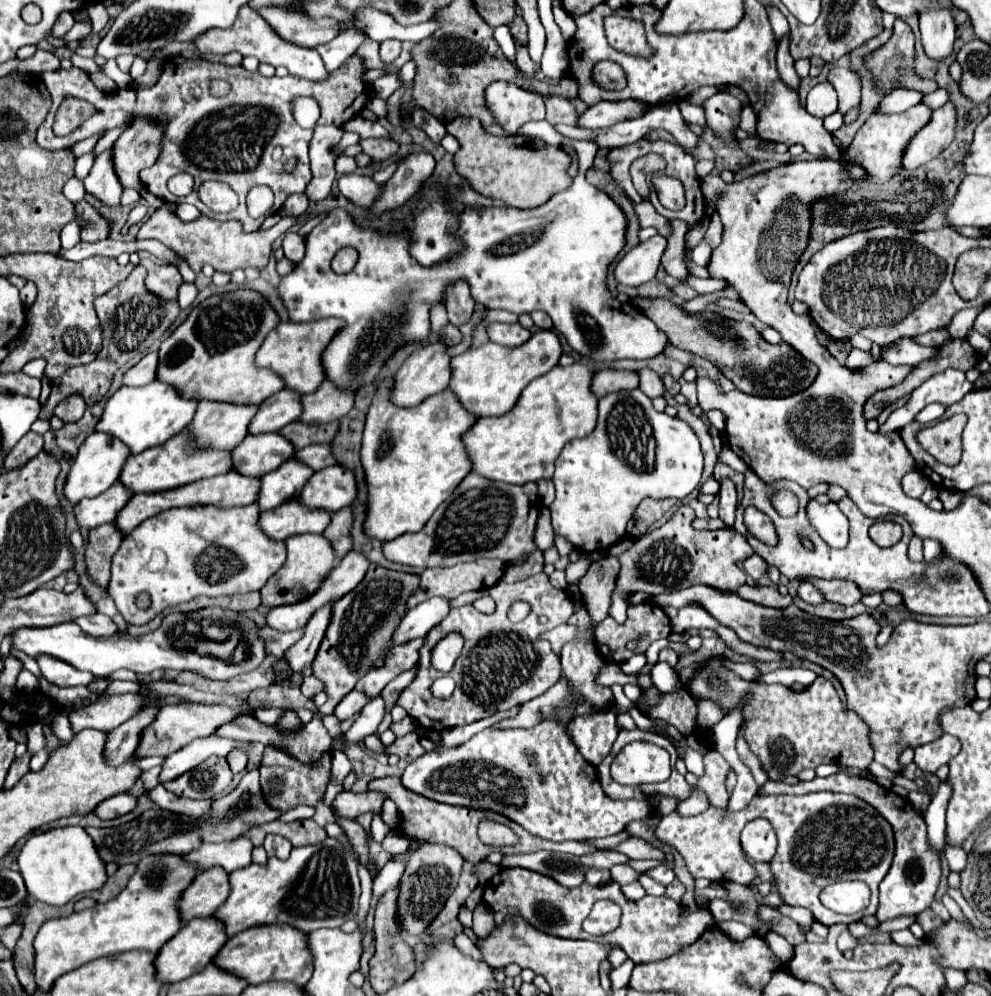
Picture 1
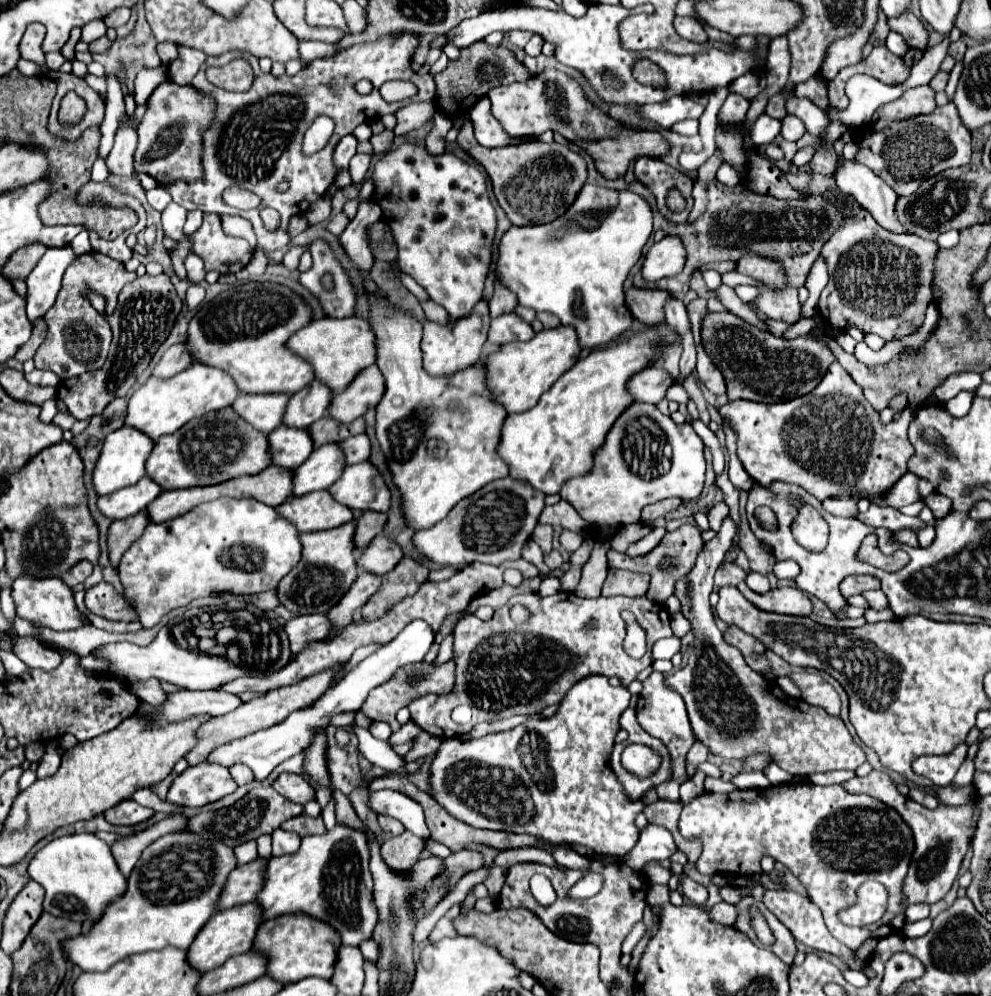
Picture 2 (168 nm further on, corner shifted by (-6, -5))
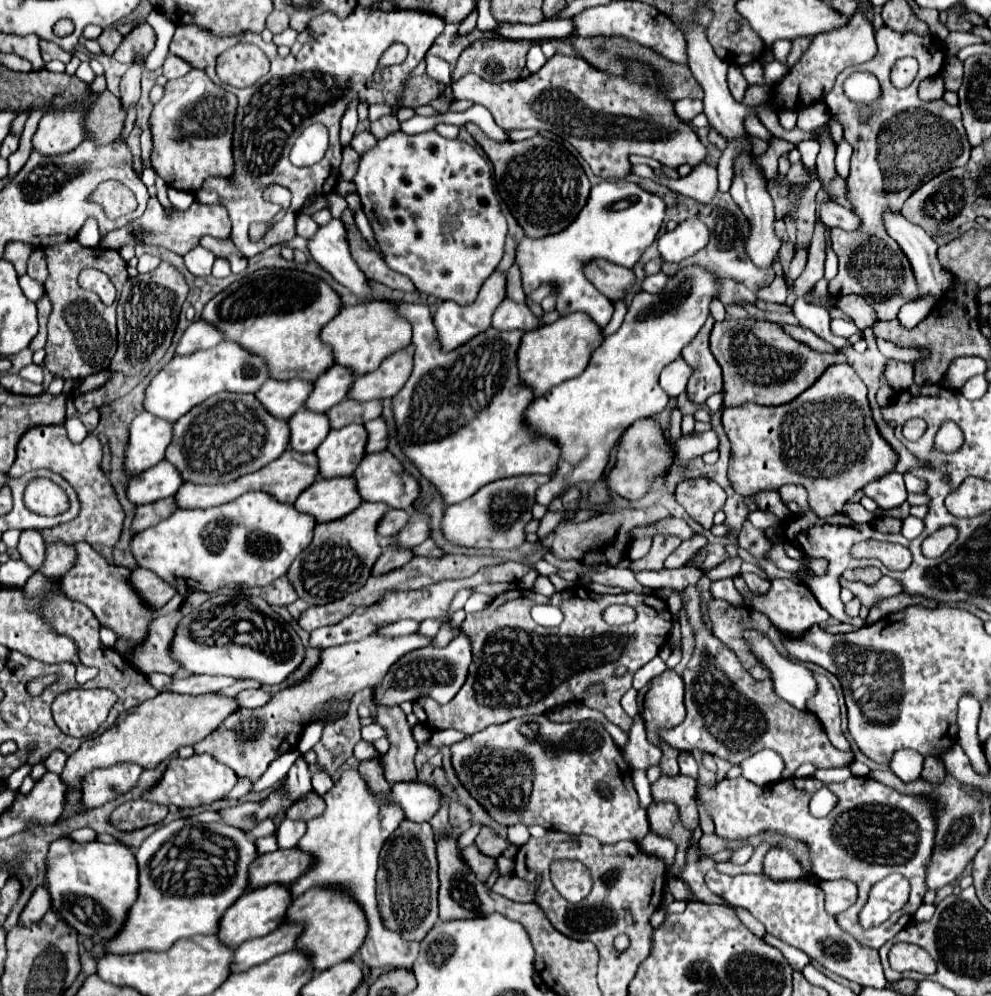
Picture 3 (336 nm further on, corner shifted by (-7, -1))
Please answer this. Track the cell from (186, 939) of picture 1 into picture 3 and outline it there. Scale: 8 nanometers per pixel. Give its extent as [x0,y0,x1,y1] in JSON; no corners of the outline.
[217,884,293,950]

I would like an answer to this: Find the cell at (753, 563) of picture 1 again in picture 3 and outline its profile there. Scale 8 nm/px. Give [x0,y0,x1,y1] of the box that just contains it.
[743,574,771,594]

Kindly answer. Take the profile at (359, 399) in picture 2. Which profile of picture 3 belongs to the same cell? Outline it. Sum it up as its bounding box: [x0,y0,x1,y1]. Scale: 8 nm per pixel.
[349,348,413,402]

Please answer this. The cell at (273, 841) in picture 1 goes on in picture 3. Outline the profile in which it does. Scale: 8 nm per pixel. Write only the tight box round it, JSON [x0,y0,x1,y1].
[277,818,305,848]

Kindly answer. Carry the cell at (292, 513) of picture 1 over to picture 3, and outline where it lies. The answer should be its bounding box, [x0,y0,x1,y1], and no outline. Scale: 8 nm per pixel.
[295,476,361,522]

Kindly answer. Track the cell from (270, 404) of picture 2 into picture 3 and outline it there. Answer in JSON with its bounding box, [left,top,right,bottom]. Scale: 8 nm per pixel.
[255,380,311,420]

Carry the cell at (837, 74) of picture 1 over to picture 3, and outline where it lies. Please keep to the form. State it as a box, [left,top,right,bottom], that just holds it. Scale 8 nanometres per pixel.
[825,26,971,320]

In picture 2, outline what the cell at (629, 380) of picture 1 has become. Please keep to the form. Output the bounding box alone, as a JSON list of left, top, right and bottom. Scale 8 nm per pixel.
[628,368,674,404]

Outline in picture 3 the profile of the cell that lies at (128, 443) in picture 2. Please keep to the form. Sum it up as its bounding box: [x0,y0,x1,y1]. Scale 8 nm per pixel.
[123,412,171,476]

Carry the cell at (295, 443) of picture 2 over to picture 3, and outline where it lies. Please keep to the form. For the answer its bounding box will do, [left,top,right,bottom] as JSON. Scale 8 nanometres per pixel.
[289,408,329,452]

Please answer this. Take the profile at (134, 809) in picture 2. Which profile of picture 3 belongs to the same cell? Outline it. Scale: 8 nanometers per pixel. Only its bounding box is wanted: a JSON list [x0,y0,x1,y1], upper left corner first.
[111,800,169,830]

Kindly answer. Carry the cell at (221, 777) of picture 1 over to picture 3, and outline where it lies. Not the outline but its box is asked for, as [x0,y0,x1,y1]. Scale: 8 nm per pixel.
[145,754,237,808]

